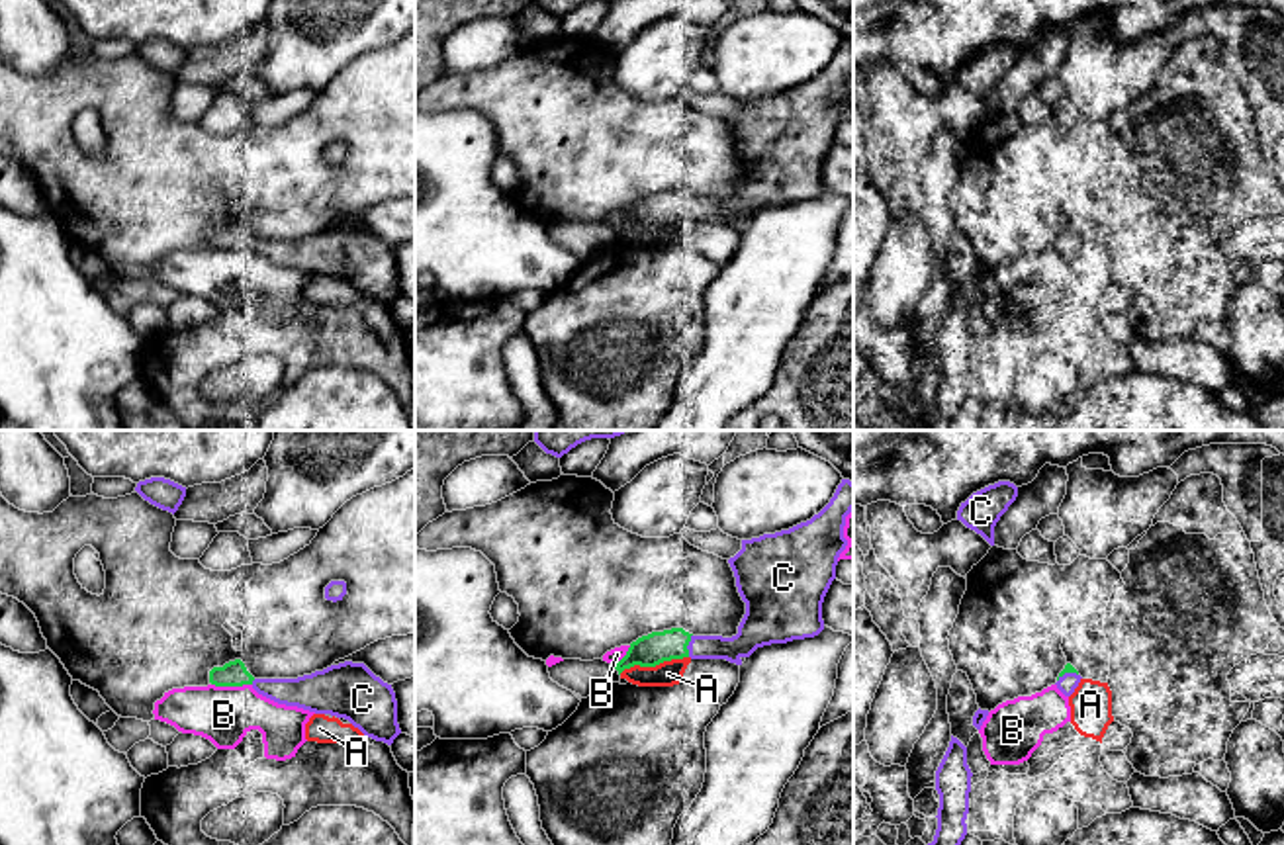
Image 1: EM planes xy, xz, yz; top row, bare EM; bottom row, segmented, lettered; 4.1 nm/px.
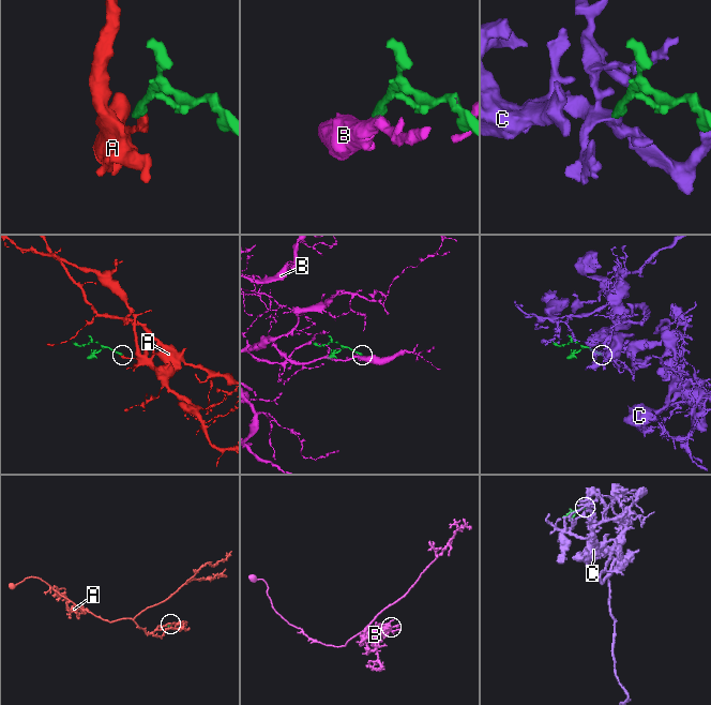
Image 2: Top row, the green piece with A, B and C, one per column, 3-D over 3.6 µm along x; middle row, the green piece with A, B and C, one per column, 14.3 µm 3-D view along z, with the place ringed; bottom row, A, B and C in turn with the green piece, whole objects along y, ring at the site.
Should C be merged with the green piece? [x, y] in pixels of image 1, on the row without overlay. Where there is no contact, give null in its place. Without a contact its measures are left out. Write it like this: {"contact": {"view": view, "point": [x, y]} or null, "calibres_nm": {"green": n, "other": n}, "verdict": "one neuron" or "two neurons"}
{"contact": {"view": "xz", "point": [687, 206]}, "calibres_nm": {"green": 130, "other": 110}, "verdict": "one neuron"}

